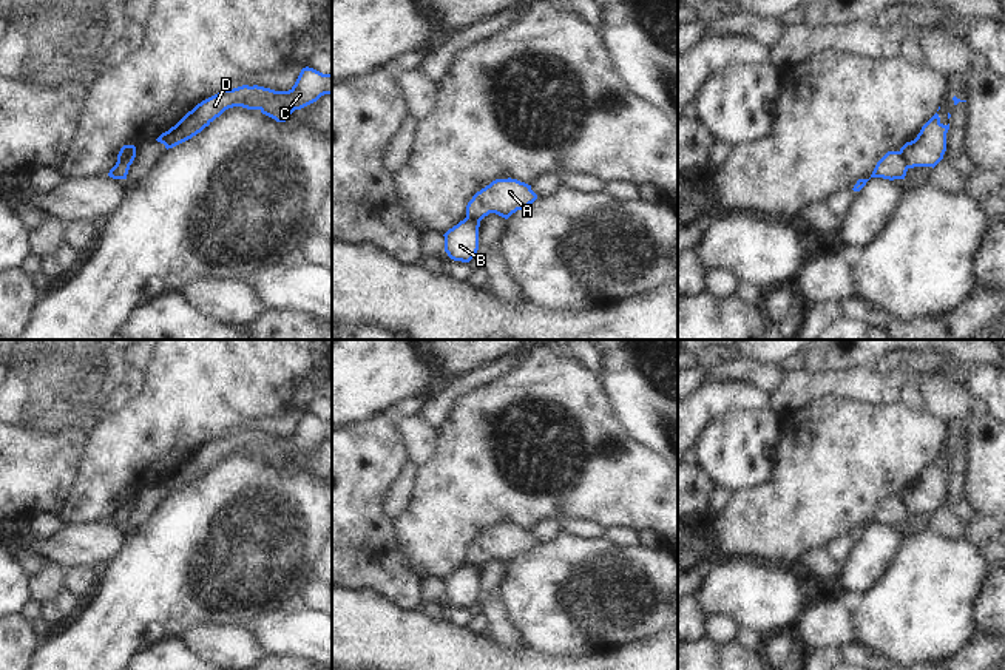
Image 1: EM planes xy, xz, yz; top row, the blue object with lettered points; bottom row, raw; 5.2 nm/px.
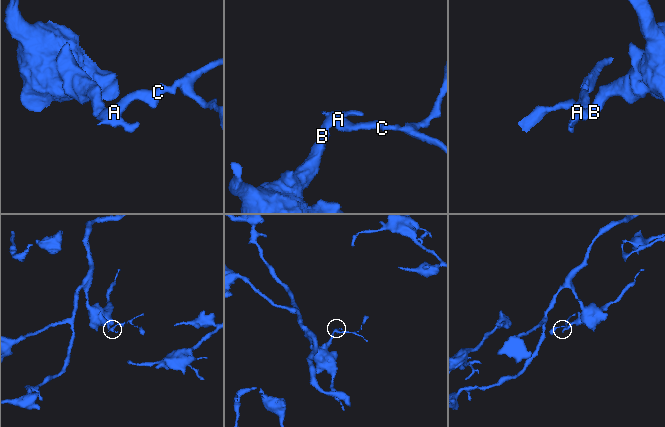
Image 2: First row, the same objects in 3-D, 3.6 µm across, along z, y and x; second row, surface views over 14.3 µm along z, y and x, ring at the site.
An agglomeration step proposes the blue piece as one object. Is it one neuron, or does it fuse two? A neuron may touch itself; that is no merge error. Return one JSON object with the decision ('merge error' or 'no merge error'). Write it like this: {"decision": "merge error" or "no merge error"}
{"decision": "merge error"}

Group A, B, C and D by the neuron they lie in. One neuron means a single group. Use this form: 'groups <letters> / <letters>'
groups A C D / B

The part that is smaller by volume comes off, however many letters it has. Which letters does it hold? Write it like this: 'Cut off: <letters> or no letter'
Cut off: A, C, D

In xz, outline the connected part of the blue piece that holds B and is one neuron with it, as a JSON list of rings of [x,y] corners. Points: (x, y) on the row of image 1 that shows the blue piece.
[[[465,218],[445,236],[445,252],[454,261],[469,262],[477,256],[480,221]]]

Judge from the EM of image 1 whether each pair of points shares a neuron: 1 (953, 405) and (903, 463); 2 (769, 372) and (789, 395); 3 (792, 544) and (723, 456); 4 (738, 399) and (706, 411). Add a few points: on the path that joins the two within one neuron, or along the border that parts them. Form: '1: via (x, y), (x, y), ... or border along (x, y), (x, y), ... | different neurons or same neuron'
1: border along (925, 406), (950, 420) | different neurons
2: border along (785, 374), (778, 386), (769, 394) | different neurons
3: border along (774, 462), (772, 473), (763, 482), (734, 493) | different neurons
4: via (730, 399), (718, 399), (713, 403) | same neuron

